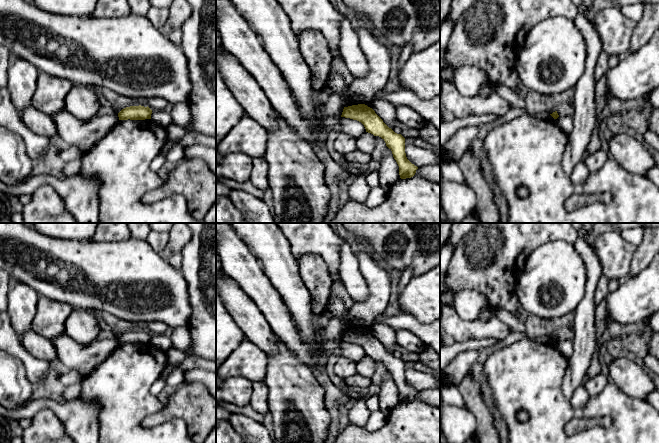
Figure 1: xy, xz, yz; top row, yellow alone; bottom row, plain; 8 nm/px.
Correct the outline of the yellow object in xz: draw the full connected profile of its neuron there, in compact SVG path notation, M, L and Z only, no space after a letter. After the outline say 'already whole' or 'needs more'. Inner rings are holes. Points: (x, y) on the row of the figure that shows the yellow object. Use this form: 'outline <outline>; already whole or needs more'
outline M365 104L344 107L341 117L361 122L366 132L379 136L385 141L386 146L392 151L393 157L399 166L401 179L411 178L415 175L418 167L406 157L405 138L389 128L372 108Z; already whole

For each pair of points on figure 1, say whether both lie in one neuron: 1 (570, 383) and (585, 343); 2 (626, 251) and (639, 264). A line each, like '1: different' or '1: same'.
1: same
2: different

